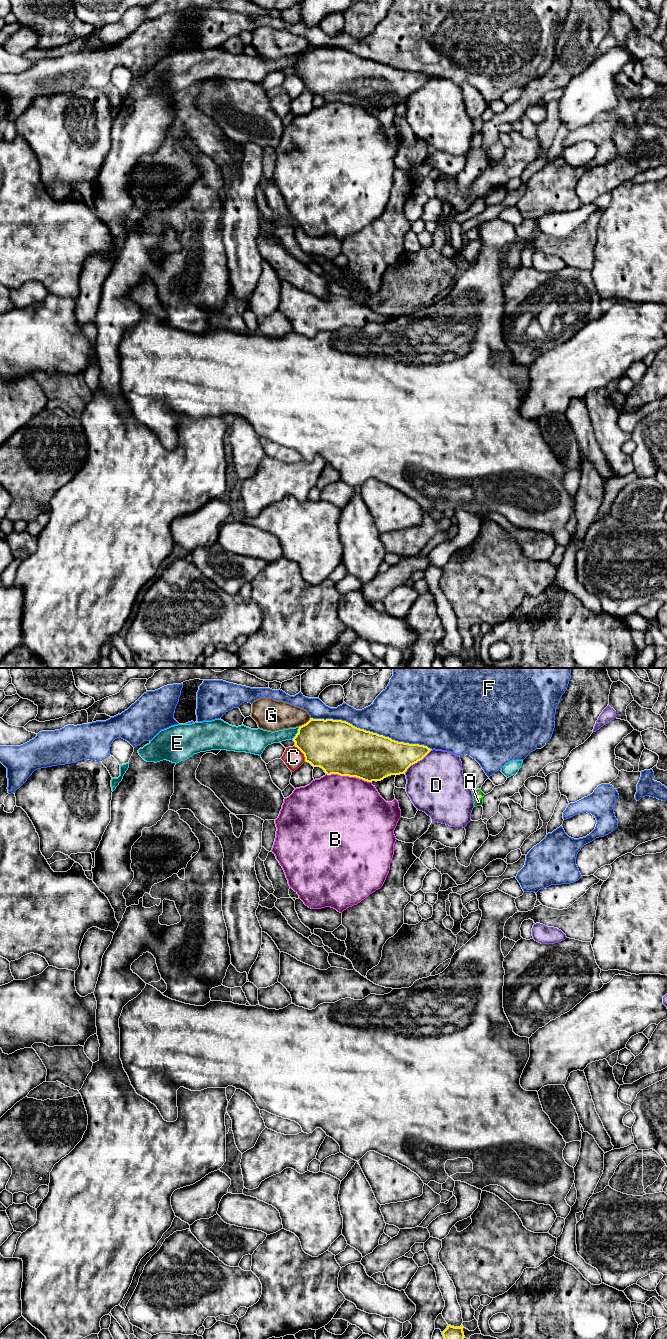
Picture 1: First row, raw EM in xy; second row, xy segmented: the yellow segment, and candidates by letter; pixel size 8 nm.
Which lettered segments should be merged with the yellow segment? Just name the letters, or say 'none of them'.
A

